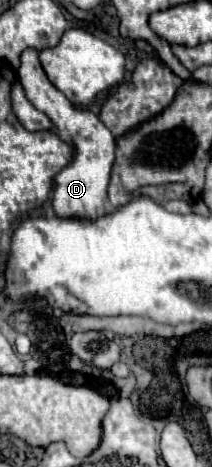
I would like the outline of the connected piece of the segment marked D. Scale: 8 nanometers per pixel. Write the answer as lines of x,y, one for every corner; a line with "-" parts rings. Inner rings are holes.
27,48
21,54
19,82
21,82
27,98
31,100
31,104
49,116
59,138
63,142
67,142
75,152
71,164
65,166
53,178
53,210
57,216
65,216
65,218
71,218
71,216
91,218
91,220
99,218
105,214
107,184
109,184
111,166
115,160
115,138
93,112
75,110
71,106
71,102
65,98
65,94
49,82
37,56
39,56
39,52
35,48

